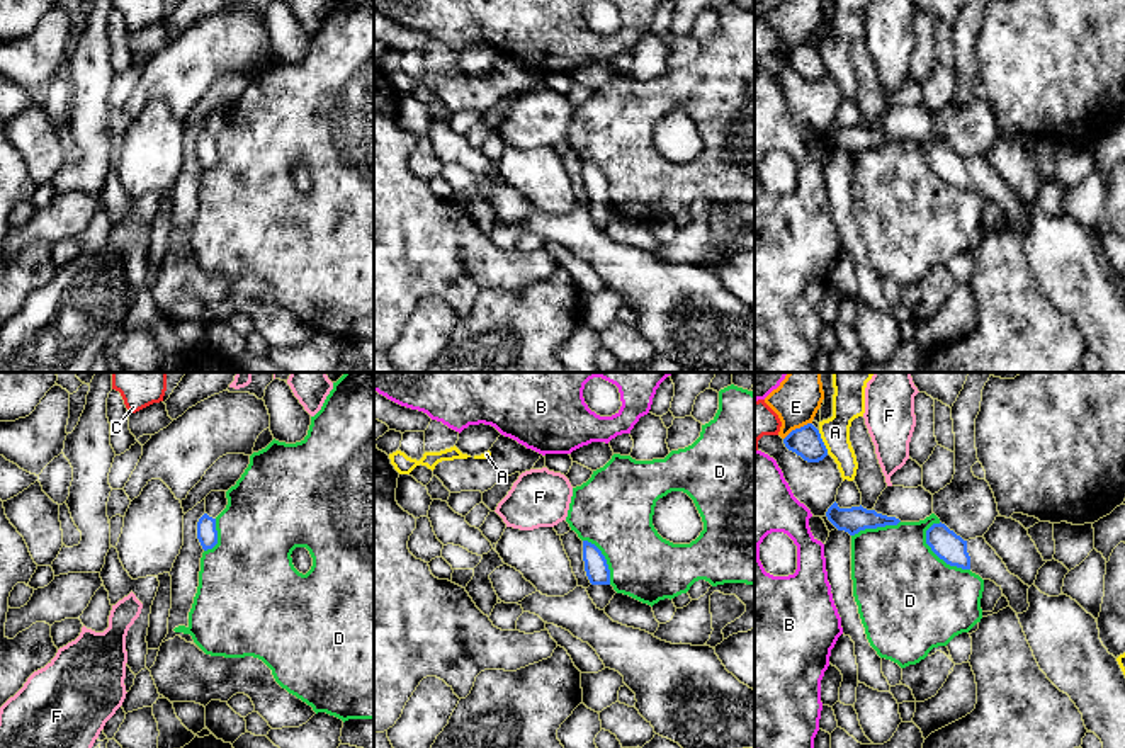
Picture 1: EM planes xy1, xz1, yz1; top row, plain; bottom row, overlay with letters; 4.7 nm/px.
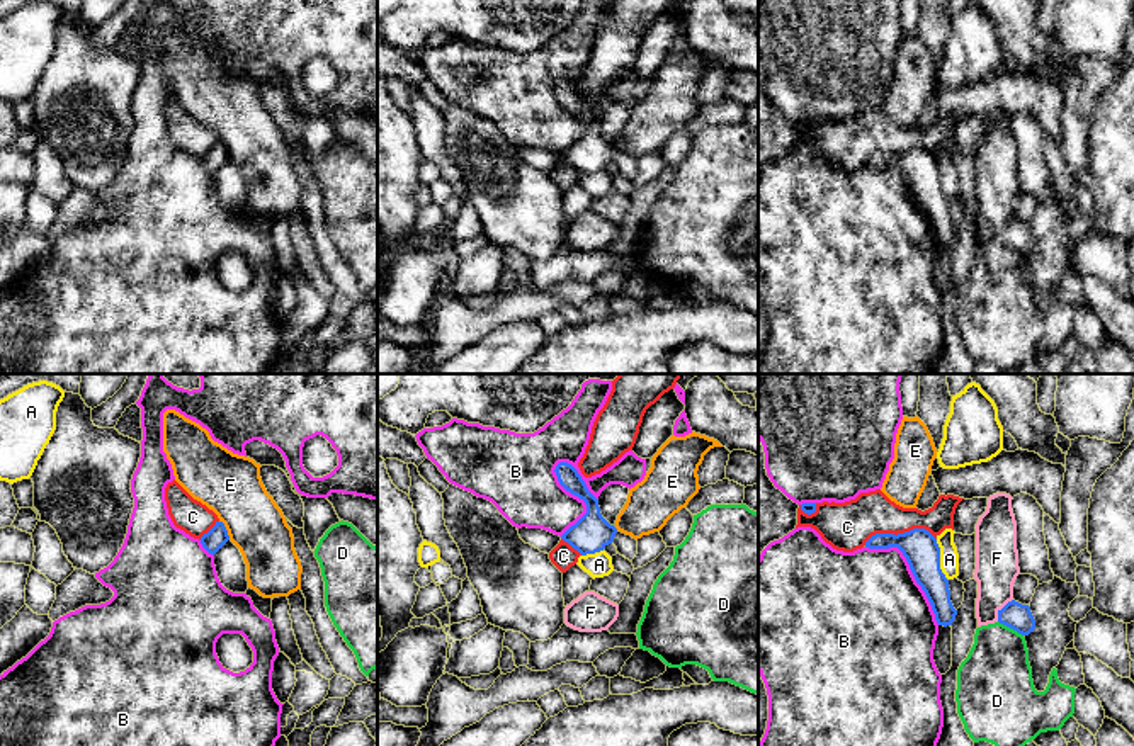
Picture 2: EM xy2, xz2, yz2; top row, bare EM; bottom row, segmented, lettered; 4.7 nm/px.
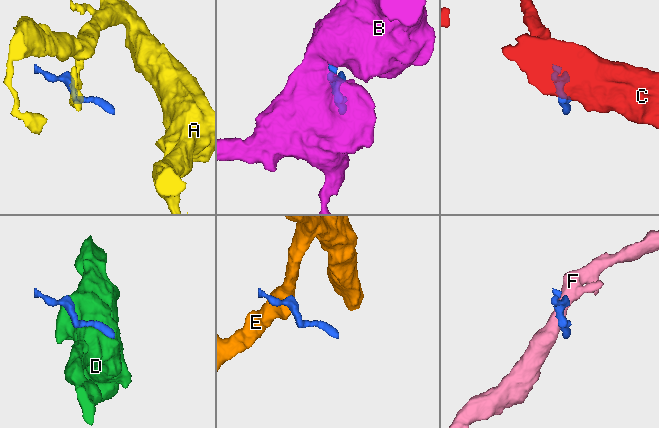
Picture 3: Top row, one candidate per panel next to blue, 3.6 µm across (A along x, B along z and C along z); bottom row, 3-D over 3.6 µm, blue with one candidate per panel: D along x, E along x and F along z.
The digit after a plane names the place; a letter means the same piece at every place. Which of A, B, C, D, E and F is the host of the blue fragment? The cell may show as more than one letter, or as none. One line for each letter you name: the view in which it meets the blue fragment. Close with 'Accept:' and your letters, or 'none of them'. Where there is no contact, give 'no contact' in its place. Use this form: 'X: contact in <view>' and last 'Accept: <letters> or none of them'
Accept: none of them

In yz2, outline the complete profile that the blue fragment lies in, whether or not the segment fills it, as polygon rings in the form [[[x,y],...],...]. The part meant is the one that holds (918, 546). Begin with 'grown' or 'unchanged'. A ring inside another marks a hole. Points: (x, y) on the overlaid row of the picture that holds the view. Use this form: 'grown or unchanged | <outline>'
unchanged | [[[925,528],[904,534],[876,534],[867,542],[869,549],[898,547],[906,557],[916,583],[925,591],[938,625],[952,625],[957,610],[950,602],[949,579],[940,569],[940,547]]]

